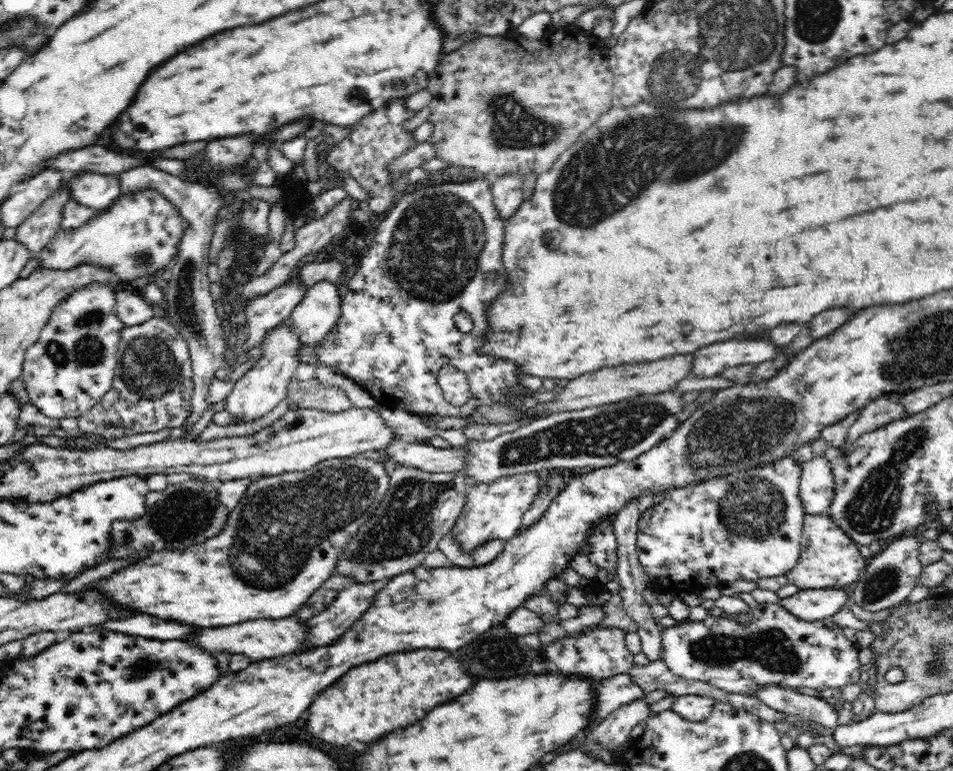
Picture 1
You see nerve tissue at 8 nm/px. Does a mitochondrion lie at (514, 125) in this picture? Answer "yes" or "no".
yes

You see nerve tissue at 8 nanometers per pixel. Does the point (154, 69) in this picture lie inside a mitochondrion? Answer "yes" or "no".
no

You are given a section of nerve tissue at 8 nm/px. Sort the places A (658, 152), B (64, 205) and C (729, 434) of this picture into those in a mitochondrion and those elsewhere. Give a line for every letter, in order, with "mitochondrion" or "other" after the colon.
A: mitochondrion
B: other
C: mitochondrion

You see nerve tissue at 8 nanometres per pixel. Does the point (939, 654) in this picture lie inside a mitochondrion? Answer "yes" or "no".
yes

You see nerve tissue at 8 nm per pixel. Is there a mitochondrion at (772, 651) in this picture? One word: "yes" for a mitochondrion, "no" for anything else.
yes

